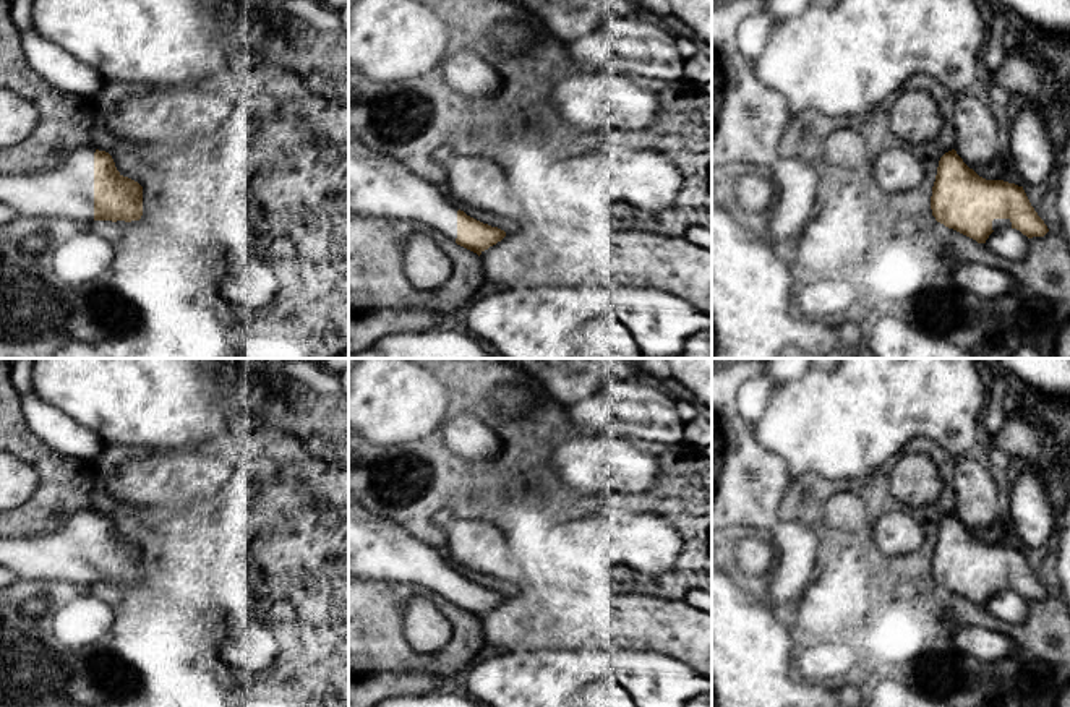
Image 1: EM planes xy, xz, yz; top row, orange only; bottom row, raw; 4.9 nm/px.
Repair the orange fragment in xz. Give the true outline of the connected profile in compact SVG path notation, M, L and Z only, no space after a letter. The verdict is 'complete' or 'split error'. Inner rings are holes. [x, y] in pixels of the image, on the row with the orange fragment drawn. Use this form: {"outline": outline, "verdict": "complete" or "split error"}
{"outline": "M349 130L349 212L436 230L478 256L506 237L447 199L431 182L366 146Z", "verdict": "split error"}

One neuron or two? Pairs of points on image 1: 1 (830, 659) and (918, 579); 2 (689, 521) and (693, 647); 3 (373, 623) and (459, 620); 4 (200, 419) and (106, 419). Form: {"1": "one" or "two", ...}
{"1": "one", "2": "two", "3": "one", "4": "one"}

